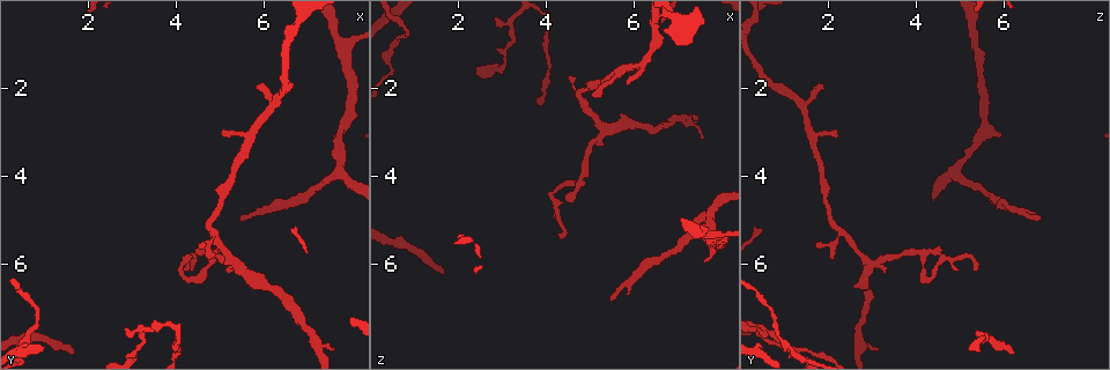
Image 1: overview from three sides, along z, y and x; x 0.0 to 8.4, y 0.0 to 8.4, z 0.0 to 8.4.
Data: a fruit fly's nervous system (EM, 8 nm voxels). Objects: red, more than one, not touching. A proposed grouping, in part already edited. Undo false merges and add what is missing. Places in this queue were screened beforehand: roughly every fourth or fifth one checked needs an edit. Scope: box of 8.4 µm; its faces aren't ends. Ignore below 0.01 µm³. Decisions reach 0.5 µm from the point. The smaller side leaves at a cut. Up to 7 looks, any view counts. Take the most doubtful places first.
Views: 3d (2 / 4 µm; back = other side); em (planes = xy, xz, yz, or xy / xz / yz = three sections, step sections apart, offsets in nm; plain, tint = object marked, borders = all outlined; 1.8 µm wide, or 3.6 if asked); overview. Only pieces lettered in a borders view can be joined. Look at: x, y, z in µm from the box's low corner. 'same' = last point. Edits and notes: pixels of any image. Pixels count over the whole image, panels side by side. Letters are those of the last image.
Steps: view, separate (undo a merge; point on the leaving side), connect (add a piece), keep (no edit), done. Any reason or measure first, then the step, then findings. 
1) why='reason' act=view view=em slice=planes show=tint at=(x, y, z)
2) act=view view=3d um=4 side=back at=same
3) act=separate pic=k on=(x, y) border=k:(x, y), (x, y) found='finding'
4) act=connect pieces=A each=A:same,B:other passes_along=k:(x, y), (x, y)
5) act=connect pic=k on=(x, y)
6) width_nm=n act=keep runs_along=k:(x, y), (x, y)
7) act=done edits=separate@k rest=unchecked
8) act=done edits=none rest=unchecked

why='end of a long branch' act=view view=3d um=4 at=(5.50, 5.00, 6.75)

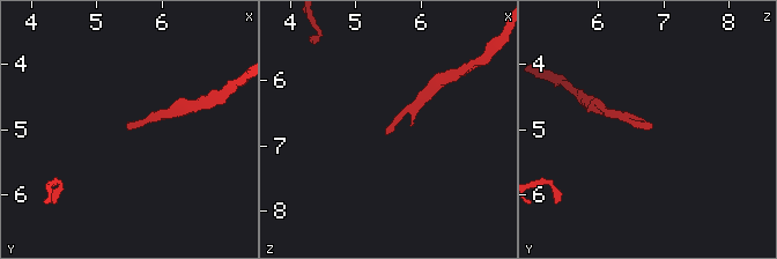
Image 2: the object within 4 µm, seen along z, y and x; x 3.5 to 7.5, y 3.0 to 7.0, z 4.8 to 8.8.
why='shape alone is not enough' act=view view=em slice=planes show=tint at=(5.45, 5.00, 6.75)

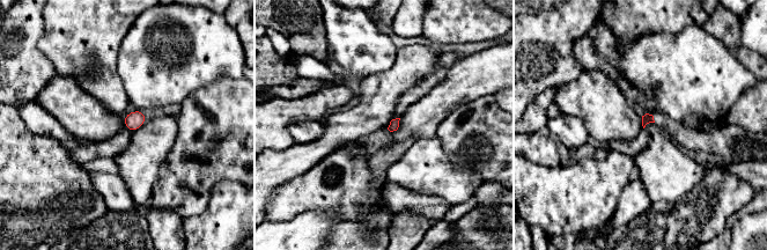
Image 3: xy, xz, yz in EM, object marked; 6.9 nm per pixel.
act=view view=em slice=planes show=borders at=same

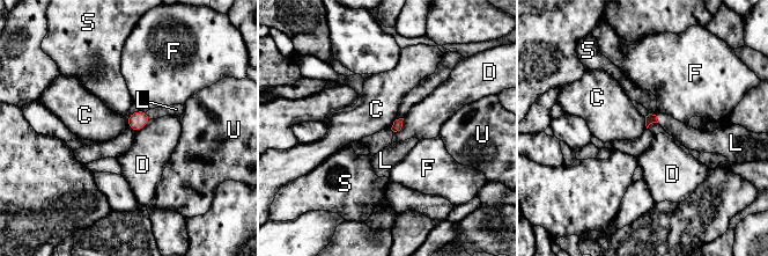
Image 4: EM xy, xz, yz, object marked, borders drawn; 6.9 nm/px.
act=connect pieces=L each=C:other,D:other,F:other,L:same,S:other,U:other found='it goes on there'

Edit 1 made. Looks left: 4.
why='tapers out' act=view view=3d um=4 side=back at=(4.45, 5.75, 4.50)

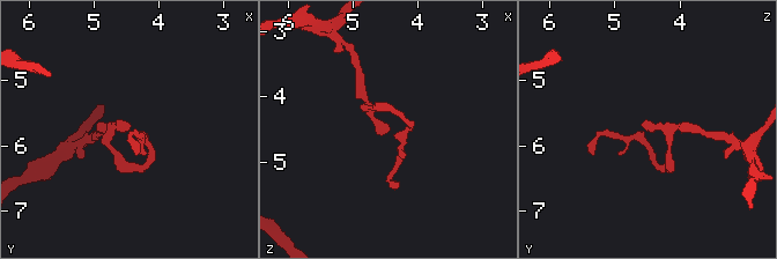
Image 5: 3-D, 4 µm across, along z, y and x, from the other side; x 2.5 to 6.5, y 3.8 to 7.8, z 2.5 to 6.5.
why='now the EM' act=view view=em um=3.6 slice=planes show=plain at=(4.45, 5.65, 4.50)

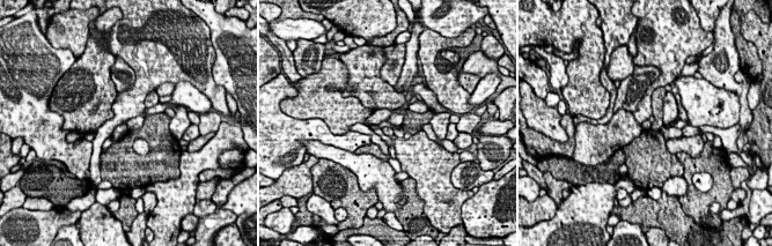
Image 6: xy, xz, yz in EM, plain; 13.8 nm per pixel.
why='see the neighbours' act=view view=em um=3.6 slice=planes show=borders at=same

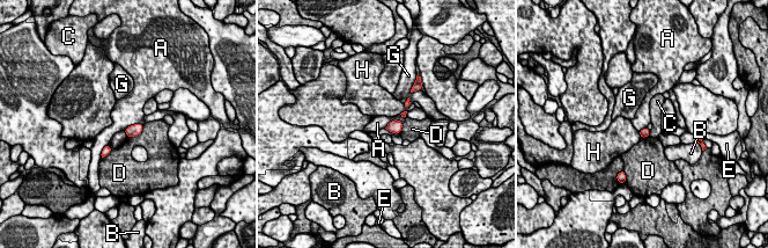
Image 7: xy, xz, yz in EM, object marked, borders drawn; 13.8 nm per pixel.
act=keep each=A:other,B:other,C:other,D:other,E:other,G:other,H:other border=7:(403, 122), (392, 119), (384, 128) found='no lettered piece goes on from it'

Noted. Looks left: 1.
act=done edits=connect@4 rest=unchecked

